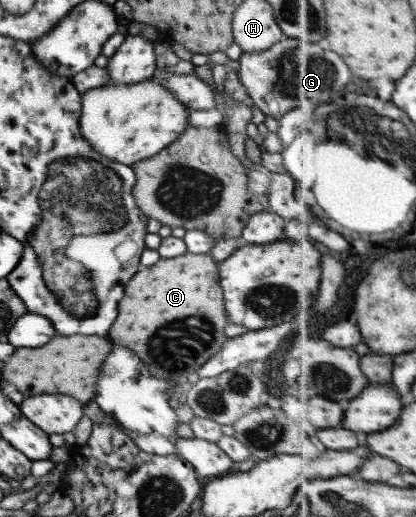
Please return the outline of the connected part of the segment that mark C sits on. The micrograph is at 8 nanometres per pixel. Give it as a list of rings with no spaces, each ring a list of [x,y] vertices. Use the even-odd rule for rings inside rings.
[[[178,255],[172,259],[160,259],[156,265],[144,267],[128,283],[126,293],[118,301],[118,315],[110,327],[108,337],[122,347],[134,351],[143,369],[156,379],[178,379],[197,371],[200,365],[214,355],[222,341],[222,329],[226,325],[226,315],[222,307],[222,291],[218,287],[216,263],[208,255]]]

